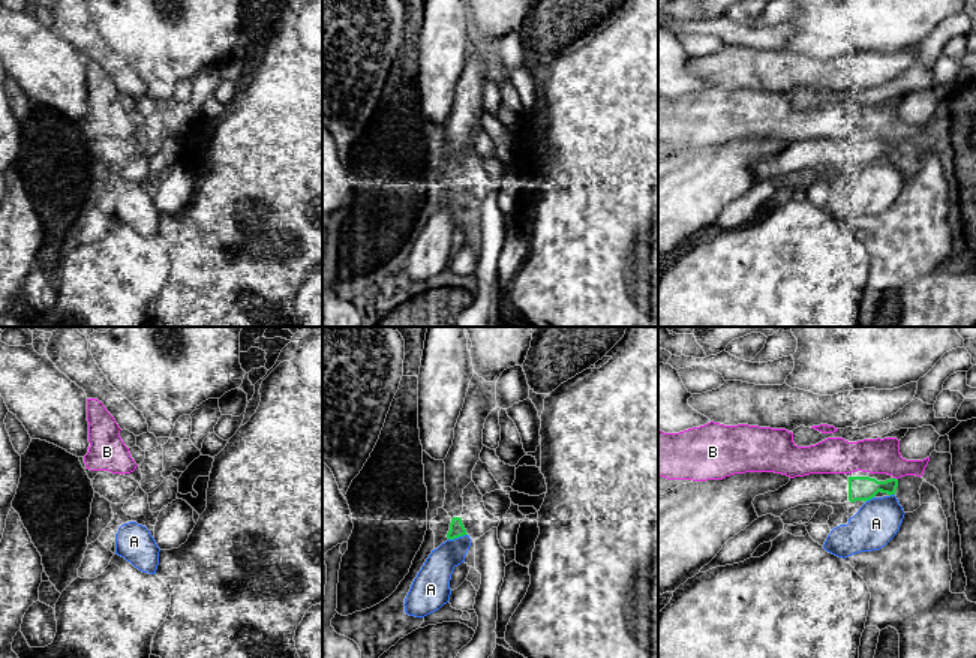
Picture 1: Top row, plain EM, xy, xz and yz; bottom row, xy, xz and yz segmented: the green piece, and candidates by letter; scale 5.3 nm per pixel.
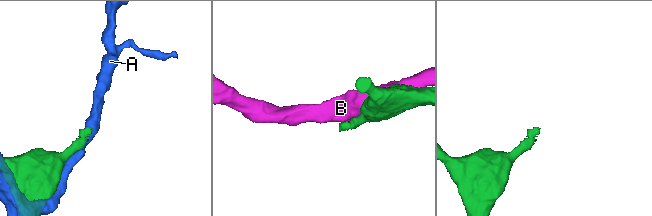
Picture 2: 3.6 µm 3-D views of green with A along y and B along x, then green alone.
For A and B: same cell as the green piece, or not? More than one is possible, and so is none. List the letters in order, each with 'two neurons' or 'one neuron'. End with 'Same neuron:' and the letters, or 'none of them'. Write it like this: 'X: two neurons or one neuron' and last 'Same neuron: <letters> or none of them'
A: two neurons
B: two neurons
Same neuron: none of them

